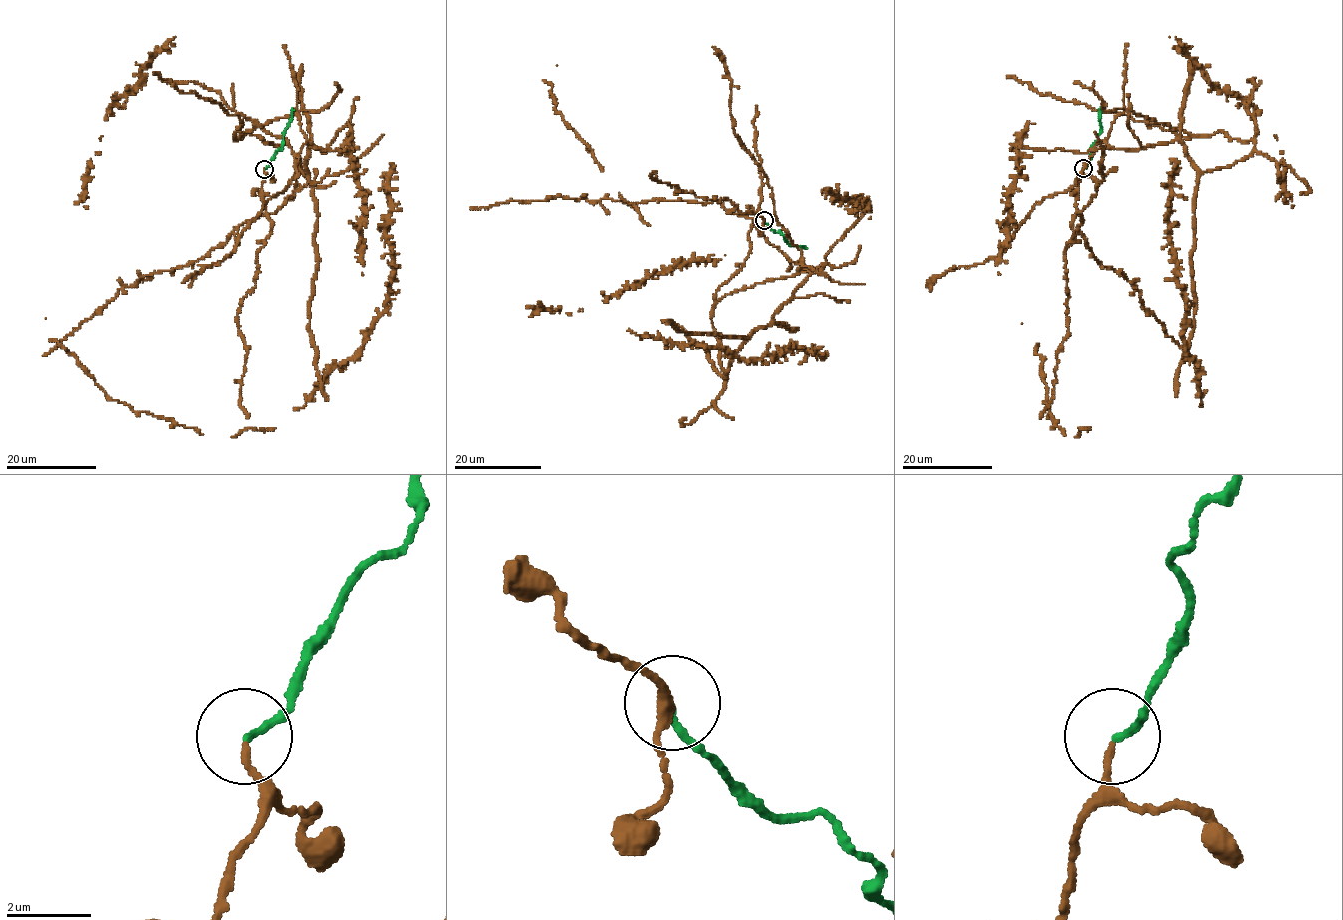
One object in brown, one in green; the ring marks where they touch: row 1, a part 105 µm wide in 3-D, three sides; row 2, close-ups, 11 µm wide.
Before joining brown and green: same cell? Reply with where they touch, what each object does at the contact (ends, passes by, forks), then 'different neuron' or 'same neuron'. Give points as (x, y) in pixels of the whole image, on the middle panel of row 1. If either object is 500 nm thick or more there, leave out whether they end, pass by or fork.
place (764, 220); brown ends; green ends; same neuron

